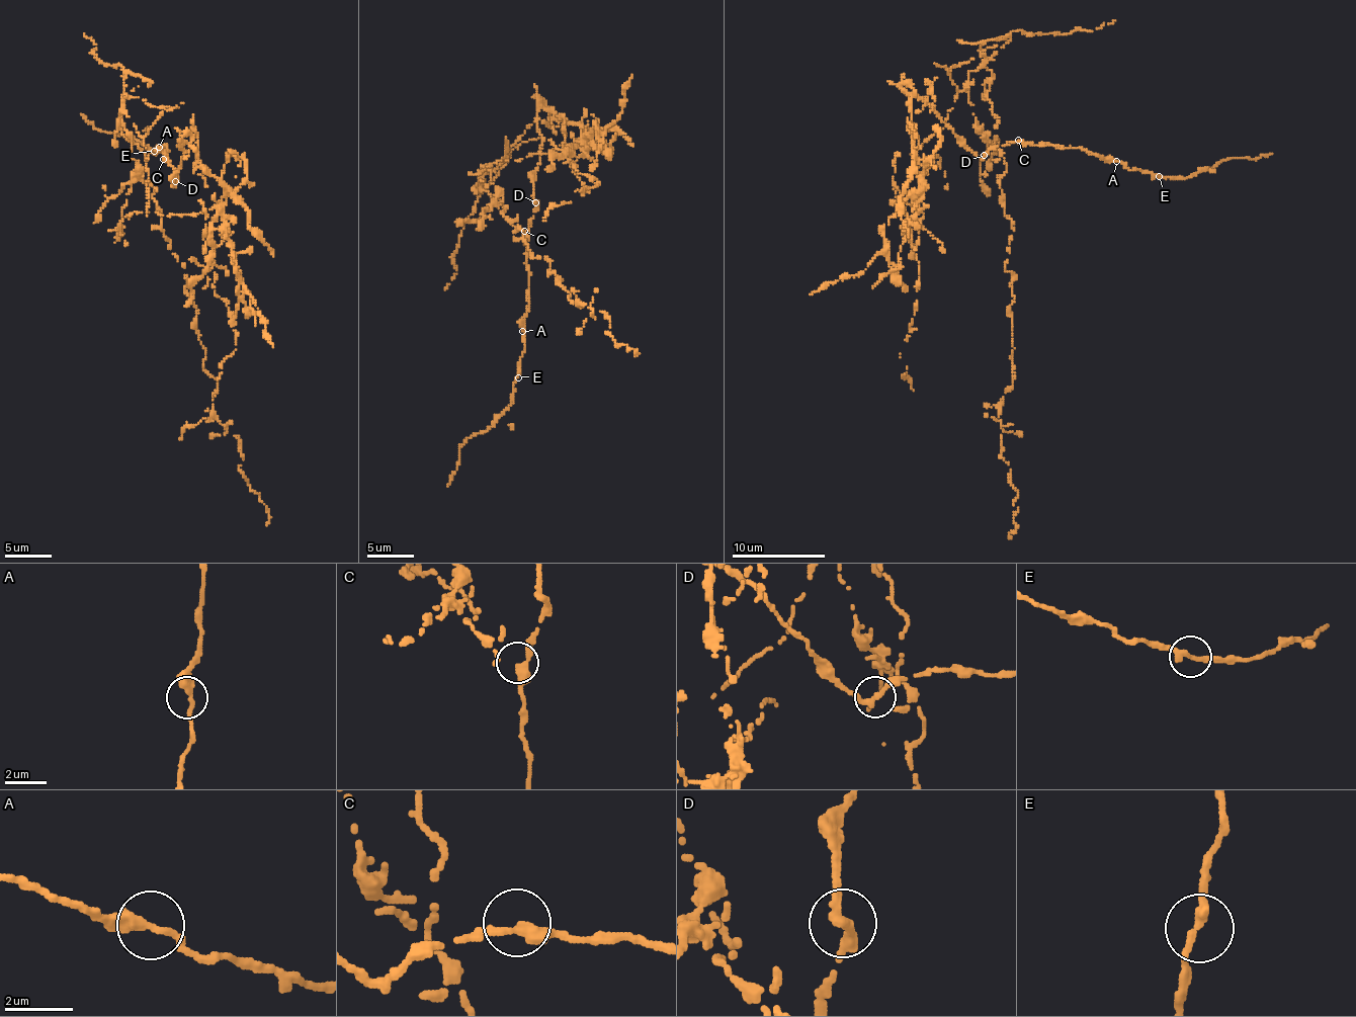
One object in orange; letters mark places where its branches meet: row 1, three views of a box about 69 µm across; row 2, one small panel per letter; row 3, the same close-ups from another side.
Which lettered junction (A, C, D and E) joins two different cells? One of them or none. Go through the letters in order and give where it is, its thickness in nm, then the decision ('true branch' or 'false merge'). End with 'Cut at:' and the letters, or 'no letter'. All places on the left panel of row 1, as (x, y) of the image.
A: place (159, 147); calibre 280 nm; true branch
C: place (163, 159); calibre 300 nm; true branch
D: place (175, 181); calibre 280 nm; false merge
E: place (154, 151); calibre 280 nm; true branch
Cut at: D

